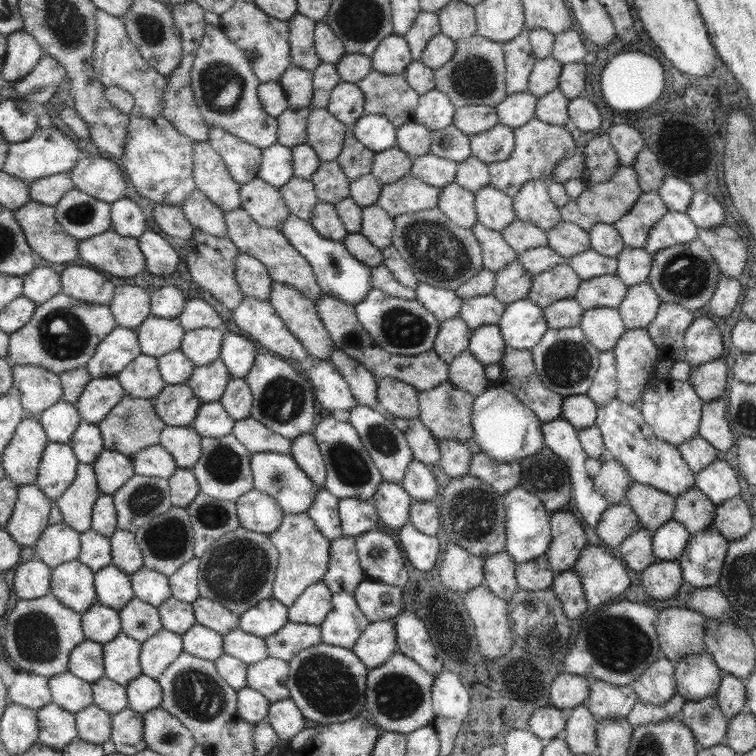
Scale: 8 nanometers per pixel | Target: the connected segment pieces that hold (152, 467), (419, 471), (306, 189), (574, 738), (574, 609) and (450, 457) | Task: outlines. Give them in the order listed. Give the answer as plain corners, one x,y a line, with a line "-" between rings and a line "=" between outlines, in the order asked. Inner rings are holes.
161,443
137,453
133,456
133,462
135,472
143,476
170,479
178,470
174,457
=
416,459
400,484
416,500
437,500
439,496
439,484
431,468
=
294,177
281,188
290,212
303,220
311,220
320,203
313,180
=
585,703
573,707
567,718
565,738
567,748
577,754
593,754
595,750
595,737
597,730
593,714
586,707
=
572,570
558,572
552,589
559,597
562,612
571,618
577,618
585,612
587,604
583,600
583,589
581,588
577,575
=
439,439
442,452
441,467
451,478
463,477
470,474
473,452
467,448
467,443
460,440

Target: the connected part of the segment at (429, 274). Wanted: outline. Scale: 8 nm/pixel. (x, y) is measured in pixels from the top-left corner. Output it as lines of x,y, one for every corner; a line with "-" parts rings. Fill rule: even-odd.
439,207
411,212
394,217
396,229
394,232
394,245
401,256
414,268
420,283
435,285
437,288
447,288
456,291
470,278
484,269
484,256
482,245
471,228
463,228
452,221

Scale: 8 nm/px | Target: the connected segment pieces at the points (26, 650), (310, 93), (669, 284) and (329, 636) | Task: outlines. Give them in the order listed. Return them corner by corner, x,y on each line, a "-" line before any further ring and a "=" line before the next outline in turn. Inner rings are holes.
51,592
43,598
23,600
15,604
14,609
5,616
6,629
4,630
5,650
9,656
20,666
20,671
39,673
41,676
54,677
69,671
70,654
82,642
86,641
82,615
63,605
=
292,64
283,73
280,83
286,89
291,108
311,107
315,94
314,71
308,71
=
695,239
654,253
645,282
649,283
660,302
678,304
692,312
707,306
719,277
720,273
713,257
705,245
=
335,593
332,605
333,610
320,625
323,643
352,649
371,622
353,593

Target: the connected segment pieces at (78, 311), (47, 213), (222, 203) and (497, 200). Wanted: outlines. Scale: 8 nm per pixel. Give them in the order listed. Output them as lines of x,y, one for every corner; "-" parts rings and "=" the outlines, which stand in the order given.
61,292
38,305
38,311
26,327
10,334
11,348
7,360
13,365
48,368
60,376
63,371
87,367
102,341
118,327
110,305
90,303
=
35,201
16,210
31,248
46,262
67,264
81,257
79,241
58,223
56,207
=
209,141
196,142
194,157
194,179
198,188
224,211
241,207
242,184
231,176
226,161
213,145
=
487,186
476,193
476,208
478,222
487,228
503,231
518,219
514,197
494,186

